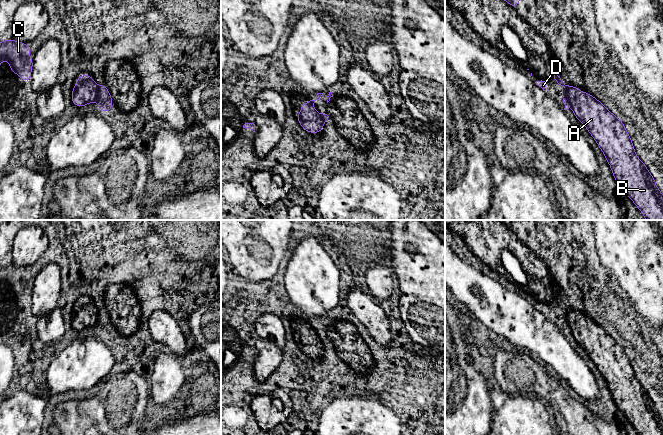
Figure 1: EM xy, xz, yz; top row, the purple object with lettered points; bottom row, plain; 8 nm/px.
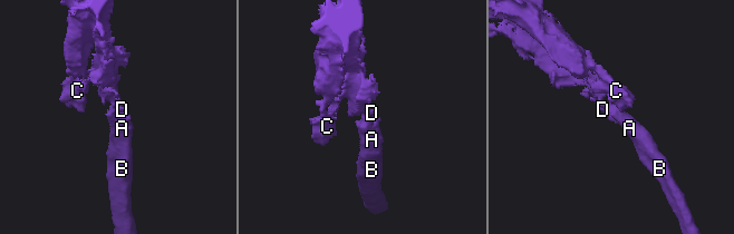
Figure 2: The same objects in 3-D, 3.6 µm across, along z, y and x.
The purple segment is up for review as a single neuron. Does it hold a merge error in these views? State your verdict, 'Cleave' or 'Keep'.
Cleave

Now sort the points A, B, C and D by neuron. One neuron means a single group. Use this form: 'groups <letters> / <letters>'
groups A B / C D

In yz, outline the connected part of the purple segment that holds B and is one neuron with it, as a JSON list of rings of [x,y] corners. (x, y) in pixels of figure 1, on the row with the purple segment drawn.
[[[568,86],[567,94],[574,116],[597,142],[619,186],[646,220],[663,220],[663,194],[636,155],[623,122],[591,94],[574,86]]]

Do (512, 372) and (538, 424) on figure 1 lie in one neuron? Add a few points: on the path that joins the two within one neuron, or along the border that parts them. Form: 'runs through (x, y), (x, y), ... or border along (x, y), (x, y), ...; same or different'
border along (508, 395), (525, 395), (544, 402); different

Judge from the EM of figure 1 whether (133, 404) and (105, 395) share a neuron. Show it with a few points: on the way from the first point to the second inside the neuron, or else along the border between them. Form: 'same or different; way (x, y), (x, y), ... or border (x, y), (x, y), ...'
same; way (126, 404), (114, 404), (112, 402)

